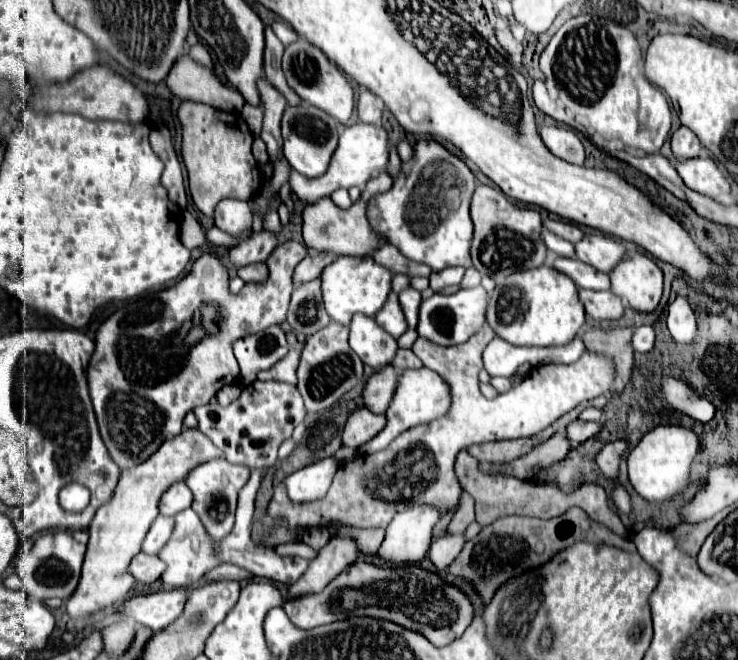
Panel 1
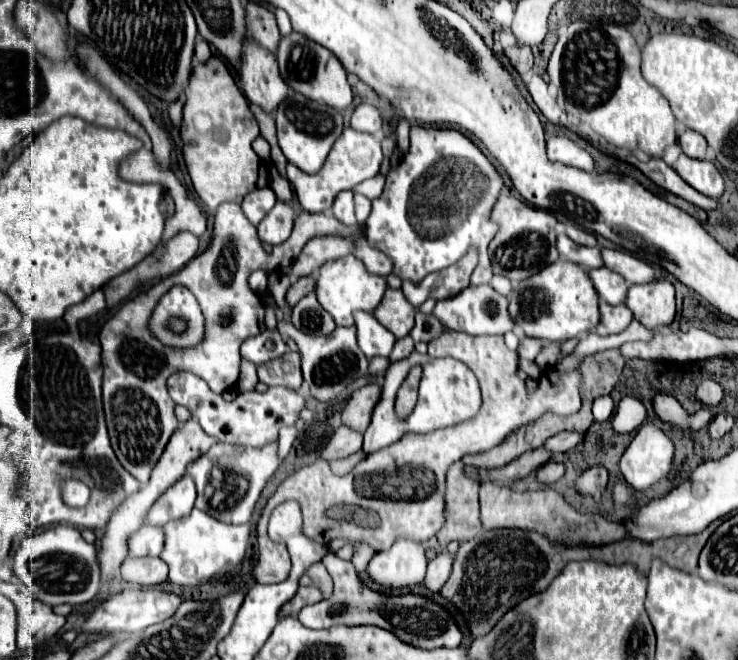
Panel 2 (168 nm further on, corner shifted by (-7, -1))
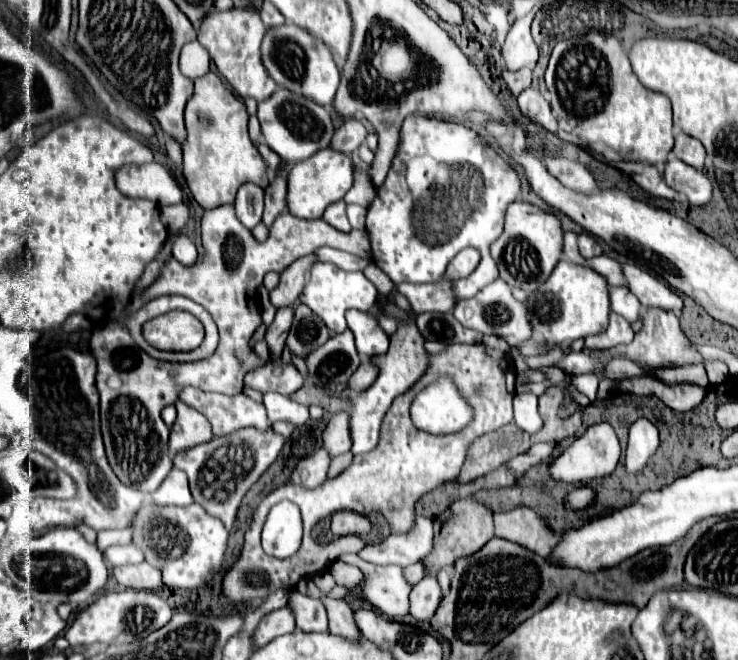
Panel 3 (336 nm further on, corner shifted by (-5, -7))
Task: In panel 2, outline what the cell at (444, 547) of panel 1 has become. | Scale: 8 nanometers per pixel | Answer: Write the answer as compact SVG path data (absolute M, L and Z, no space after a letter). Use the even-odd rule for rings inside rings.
M448 553L438 555L434 561L428 563L424 587L426 587L430 593L438 593L438 591L442 589L442 585L446 583L450 571L452 571L452 557L450 557Z

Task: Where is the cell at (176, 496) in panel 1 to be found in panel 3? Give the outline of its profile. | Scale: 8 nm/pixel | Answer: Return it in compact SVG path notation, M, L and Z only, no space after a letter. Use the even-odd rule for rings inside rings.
M172 469L168 477L162 481L162 485L154 493L150 493L150 501L158 507L166 507L166 505L188 507L190 503L194 503L188 489L186 473L182 473L180 469Z

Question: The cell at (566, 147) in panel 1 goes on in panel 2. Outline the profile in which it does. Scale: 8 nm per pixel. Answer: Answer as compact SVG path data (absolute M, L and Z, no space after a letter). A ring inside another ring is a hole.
M550 137L546 141L546 153L548 153L548 159L558 161L562 165L576 167L576 169L582 169L588 173L594 171L592 157L568 137Z

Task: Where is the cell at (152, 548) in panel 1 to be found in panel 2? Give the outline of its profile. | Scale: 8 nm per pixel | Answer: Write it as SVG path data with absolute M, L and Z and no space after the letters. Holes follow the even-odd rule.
M140 527L140 531L132 533L132 539L128 539L130 557L160 555L162 547L164 547L164 533L160 527Z

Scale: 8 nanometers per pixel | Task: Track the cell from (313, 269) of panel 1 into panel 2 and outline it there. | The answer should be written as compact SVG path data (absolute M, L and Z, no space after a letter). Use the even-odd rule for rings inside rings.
M310 275L310 277L302 277L302 279L294 281L292 287L290 287L288 293L286 293L286 303L288 303L288 307L292 309L304 295L312 293L314 287L316 287L316 279L314 279L314 275Z

